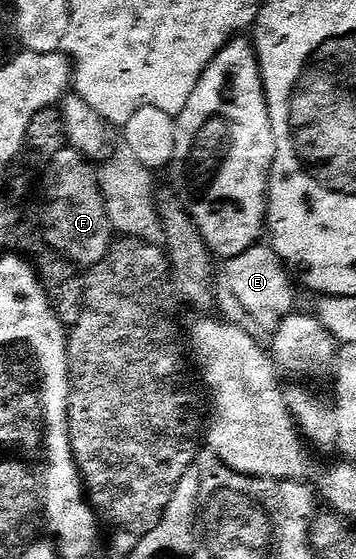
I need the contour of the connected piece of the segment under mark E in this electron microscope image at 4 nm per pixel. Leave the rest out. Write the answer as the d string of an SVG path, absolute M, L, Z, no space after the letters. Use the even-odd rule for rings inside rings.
M257 245L246 249L246 253L227 260L223 267L233 297L244 306L245 313L254 322L261 323L262 326L268 327L268 329L275 329L286 316L297 310L297 288L294 286L289 272L271 246ZM291 282L294 288L292 288Z

